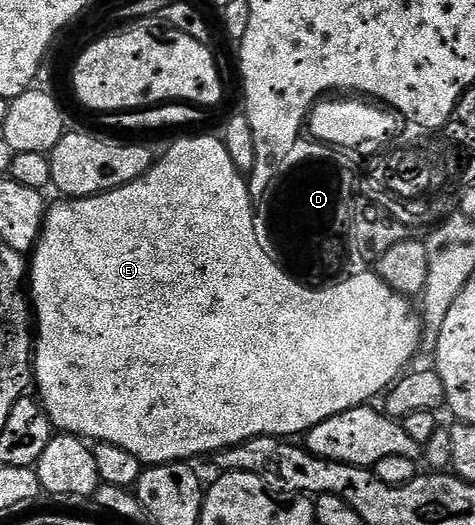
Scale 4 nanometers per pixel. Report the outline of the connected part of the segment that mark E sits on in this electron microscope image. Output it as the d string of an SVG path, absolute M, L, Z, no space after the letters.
M208 132L208 133L207 133L207 134L205 134L205 135L201 135L201 136L200 136L200 140L198 140L198 142L184 142L184 143L183 143L183 148L178 148L178 149L177 149L177 151L176 151L176 152L175 152L175 156L171 156L171 157L170 157L170 159L169 159L169 160L168 160L168 162L167 162L167 164L166 164L166 165L163 165L163 166L162 166L162 167L160 167L160 168L159 168L159 172L155 172L155 173L153 173L153 174L152 174L152 176L150 176L150 177L149 177L149 176L145 176L145 177L144 177L144 178L140 178L140 179L139 179L139 180L135 180L135 181L134 181L134 182L133 182L133 185L131 185L131 186L129 186L129 187L128 187L128 188L126 188L126 189L123 189L123 190L119 190L119 189L116 189L116 190L114 190L114 191L113 191L113 190L112 190L112 191L111 191L111 192L107 192L107 193L106 193L106 194L96 194L96 195L95 195L95 196L91 196L91 197L90 197L90 198L74 198L74 199L72 199L72 200L57 200L57 201L61 201L61 202L57 202L57 203L55 203L55 204L54 204L54 206L53 206L53 203L52 203L52 205L50 205L50 206L49 206L49 207L48 207L48 210L47 210L47 213L46 213L46 216L45 216L45 227L43 227L43 229L41 229L41 237L40 237L40 238L38 238L38 239L37 239L37 247L35 247L35 248L34 248L34 249L33 249L33 253L32 253L32 255L31 255L31 269L30 269L30 270L29 270L29 271L28 271L28 274L27 274L27 282L28 282L28 285L29 285L29 286L30 286L30 287L31 287L31 306L32 306L32 309L33 309L33 310L34 310L34 311L35 311L35 390L36 390L36 386L37 386L37 390L38 390L38 392L37 392L37 391L36 391L36 393L37 393L37 394L38 394L38 395L39 395L39 401L40 401L40 403L41 403L41 405L42 405L42 406L44 406L44 408L45 408L45 412L46 412L46 414L48 414L48 416L49 416L49 419L50 419L50 420L51 420L51 421L53 421L53 424L54 424L54 427L56 427L56 429L57 429L57 430L58 430L58 431L60 431L60 433L63 433L63 434L76 434L76 435L77 435L77 437L79 437L79 438L84 438L84 439L86 439L86 440L92 440L92 441L93 441L93 442L94 442L94 443L99 443L99 442L106 442L106 443L107 443L107 444L115 444L115 445L116 445L116 446L118 446L118 447L119 447L119 448L127 448L127 452L131 452L131 456L135 456L135 457L136 457L136 458L137 458L137 459L138 459L138 460L140 460L140 462L142 462L142 464L148 464L148 465L151 465L151 466L158 466L158 465L159 465L159 464L163 464L163 463L164 463L164 462L189 462L189 461L190 461L190 460L194 460L194 459L193 459L193 458L201 458L201 457L203 457L203 456L204 456L204 454L209 454L209 456L215 456L215 455L217 455L217 453L219 453L219 451L221 451L221 450L226 450L226 449L227 449L227 448L231 448L231 447L232 447L232 446L237 446L237 445L238 445L238 444L240 444L240 442L246 442L246 441L247 441L247 440L251 440L251 439L252 439L252 438L258 438L258 437L259 437L259 436L271 436L271 437L272 437L272 438L276 438L276 439L278 439L278 440L281 440L281 439L284 439L284 438L285 438L285 437L286 437L286 436L293 436L293 435L289 435L289 434L298 434L298 436L301 436L301 435L304 435L304 434L305 434L305 433L306 433L306 432L307 432L307 431L309 431L309 429L310 429L310 428L312 428L312 427L313 427L313 426L317 426L317 425L319 425L319 423L321 423L321 422L322 422L322 421L323 421L323 420L327 420L327 419L328 419L328 418L330 418L330 417L331 417L331 416L335 416L335 415L336 415L336 414L338 414L338 413L339 413L339 412L347 412L347 411L348 411L348 410L350 410L350 409L351 409L351 408L355 408L355 407L356 407L356 406L363 406L363 405L366 405L366 404L369 404L369 403L372 403L372 402L373 402L373 401L374 401L374 399L373 399L373 397L375 397L375 396L376 396L376 394L378 394L378 396L381 396L381 395L384 395L384 394L385 394L385 393L386 393L386 391L388 391L388 389L389 389L389 387L390 387L390 386L392 386L392 385L393 385L393 383L394 383L394 382L396 382L396 381L397 381L397 379L398 379L398 378L400 378L400 377L401 377L401 375L402 375L402 374L404 374L404 373L406 373L406 370L407 370L407 367L408 367L408 366L409 366L409 365L410 365L410 363L409 363L409 364L408 364L408 362L409 362L409 361L411 361L411 360L412 360L412 358L413 358L413 357L415 357L415 356L416 356L416 354L417 354L417 352L418 352L418 353L419 353L419 351L420 351L420 350L421 350L421 349L422 349L422 319L421 319L421 318L420 318L420 317L419 317L419 314L418 314L418 311L417 311L417 310L416 310L416 309L415 309L415 311L413 311L413 306L412 306L412 304L411 304L411 303L409 303L409 302L408 302L408 300L407 300L407 299L405 299L405 298L404 298L404 296L403 296L403 295L401 295L401 294L400 294L400 292L399 292L399 291L397 291L397 290L392 290L392 288L391 288L391 287L389 287L389 286L388 286L388 284L387 284L387 283L385 283L385 282L384 282L384 280L383 280L383 279L381 279L381 278L380 278L380 276L379 276L379 275L377 275L377 274L375 274L375 272L368 272L368 273L366 273L366 274L363 274L363 275L359 275L359 276L351 276L351 278L350 278L350 279L349 279L349 280L346 280L346 281L344 281L344 282L343 282L343 283L341 283L341 284L335 284L335 286L334 286L334 287L323 287L323 288L321 288L321 289L313 289L313 287L312 287L312 286L308 286L308 285L306 285L306 283L305 283L305 282L304 282L304 281L301 281L301 280L298 280L298 282L296 282L296 280L295 280L295 279L293 279L293 278L292 278L292 276L291 276L291 275L289 275L289 274L292 274L292 273L290 273L290 271L289 271L289 270L288 270L288 269L286 269L286 267L285 267L285 266L284 266L284 265L282 265L282 263L281 263L281 262L280 262L280 261L278 261L278 259L277 259L277 258L276 258L276 260L275 260L275 259L273 259L273 258L272 258L272 256L271 256L271 255L269 255L269 254L268 254L268 252L267 252L267 251L265 251L265 250L264 250L264 248L263 248L263 247L261 247L261 242L260 242L260 240L259 240L259 239L257 239L257 226L256 226L256 224L255 224L255 223L253 223L253 216L254 216L254 217L255 217L255 207L254 207L254 204L253 204L253 202L252 202L252 201L251 201L251 199L250 199L250 196L249 196L249 183L248 183L248 181L246 181L246 179L245 179L245 178L244 178L244 177L243 177L243 174L242 174L242 171L239 171L239 170L237 170L237 169L236 169L236 168L235 168L235 164L234 164L234 163L233 163L233 161L232 161L232 160L231 160L231 156L230 156L230 155L229 155L229 153L228 153L228 152L227 152L227 148L226 148L226 147L225 147L225 144L224 144L224 141L222 141L222 139L221 139L221 138L220 138L220 137L217 137L217 138L213 138L213 136L214 136L214 135L213 135L213 134L212 134L212 133L209 133L209 132Z

